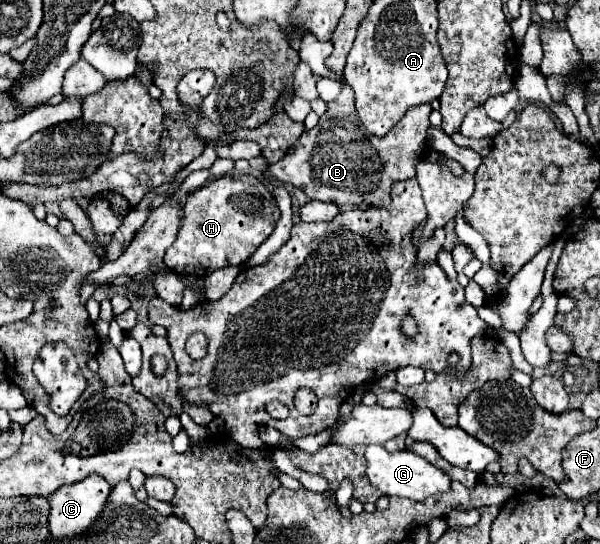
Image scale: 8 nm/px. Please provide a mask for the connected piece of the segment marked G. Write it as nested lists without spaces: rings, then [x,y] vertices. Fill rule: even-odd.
[[[369,445],[365,451],[365,459],[367,459],[367,477],[371,485],[381,489],[389,497],[395,495],[395,497],[407,497],[413,501],[425,501],[431,495],[447,493],[451,489],[451,477],[445,471],[437,469],[435,465],[431,465],[429,461],[425,461],[423,457],[411,451],[403,449],[403,451],[389,453],[385,451],[385,447]]]

